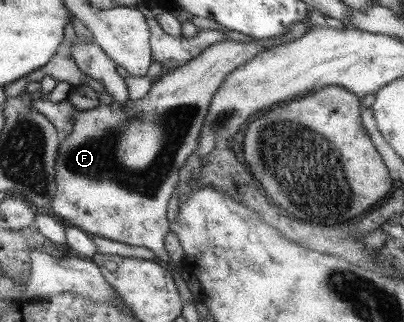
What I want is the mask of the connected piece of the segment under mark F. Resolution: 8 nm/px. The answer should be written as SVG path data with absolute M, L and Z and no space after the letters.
M295 22L288 32L276 36L280 41L275 41L273 44L271 41L273 38L253 39L249 42L231 41L225 38L222 42L204 49L186 64L160 76L141 99L129 99L126 104L98 105L90 110L75 110L71 116L72 130L70 134L61 136L58 145L54 168L56 193L52 203L48 205L48 212L53 217L68 220L70 226L83 230L89 236L94 235L112 242L128 244L134 248L143 247L150 250L172 267L170 273L172 278L176 278L180 298L184 302L193 302L195 292L186 287L178 266L173 265L168 254L164 252L164 242L162 242L166 232L169 232L166 208L172 196L170 192L174 190L176 184L176 172L188 156L195 152L199 130L203 126L211 96L217 91L223 78L262 49L300 38L306 32L304 26L303 22Z

